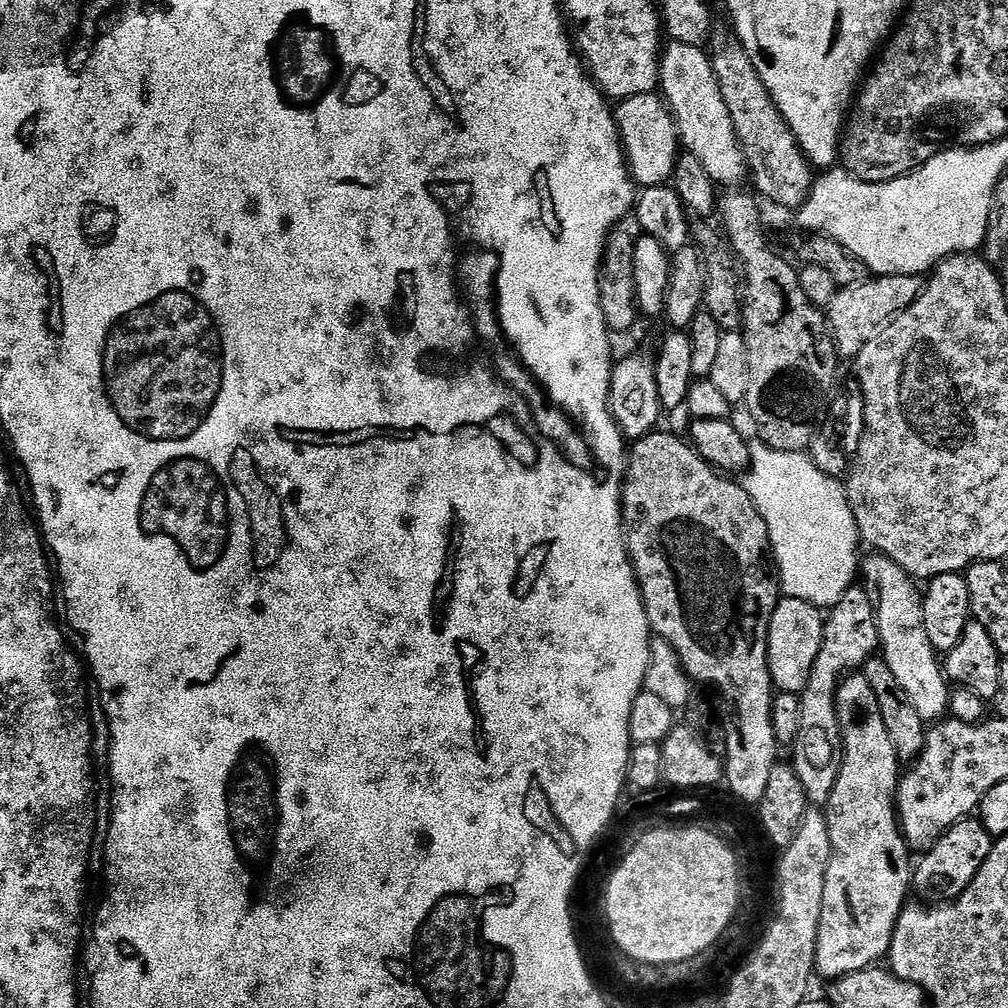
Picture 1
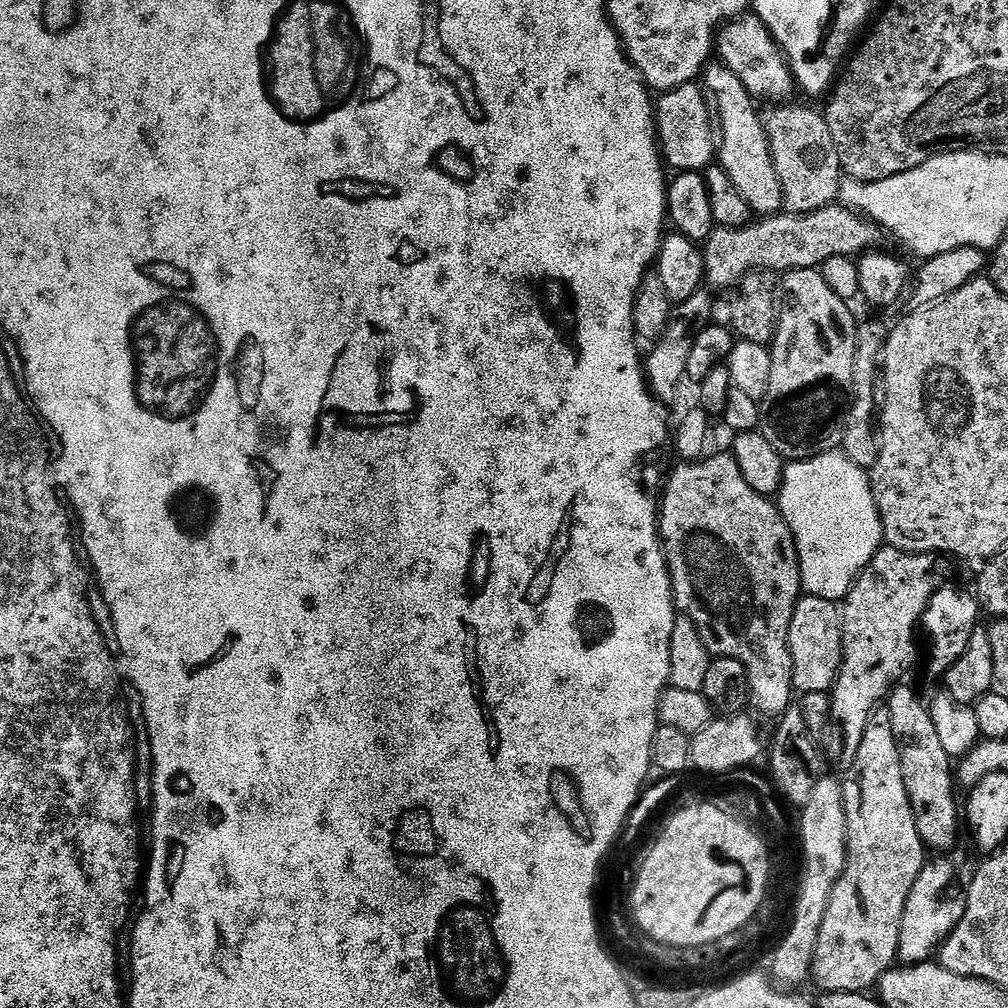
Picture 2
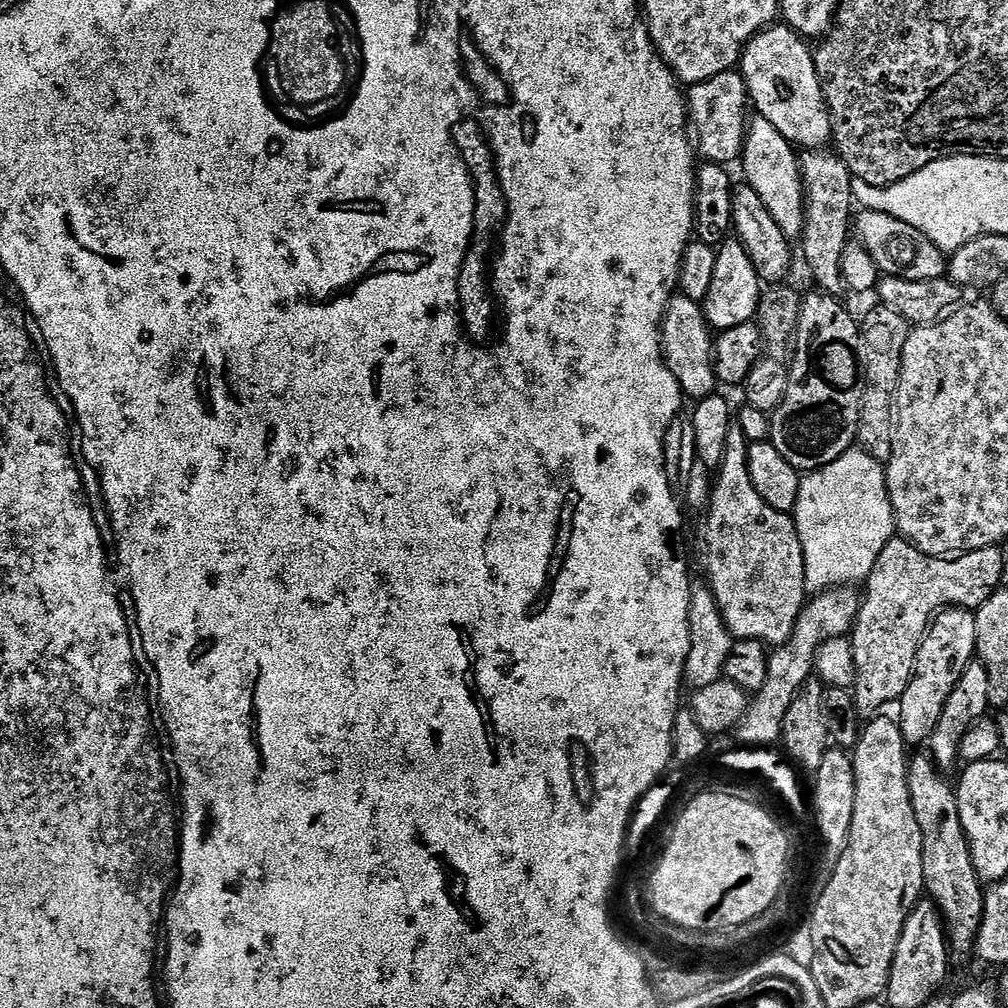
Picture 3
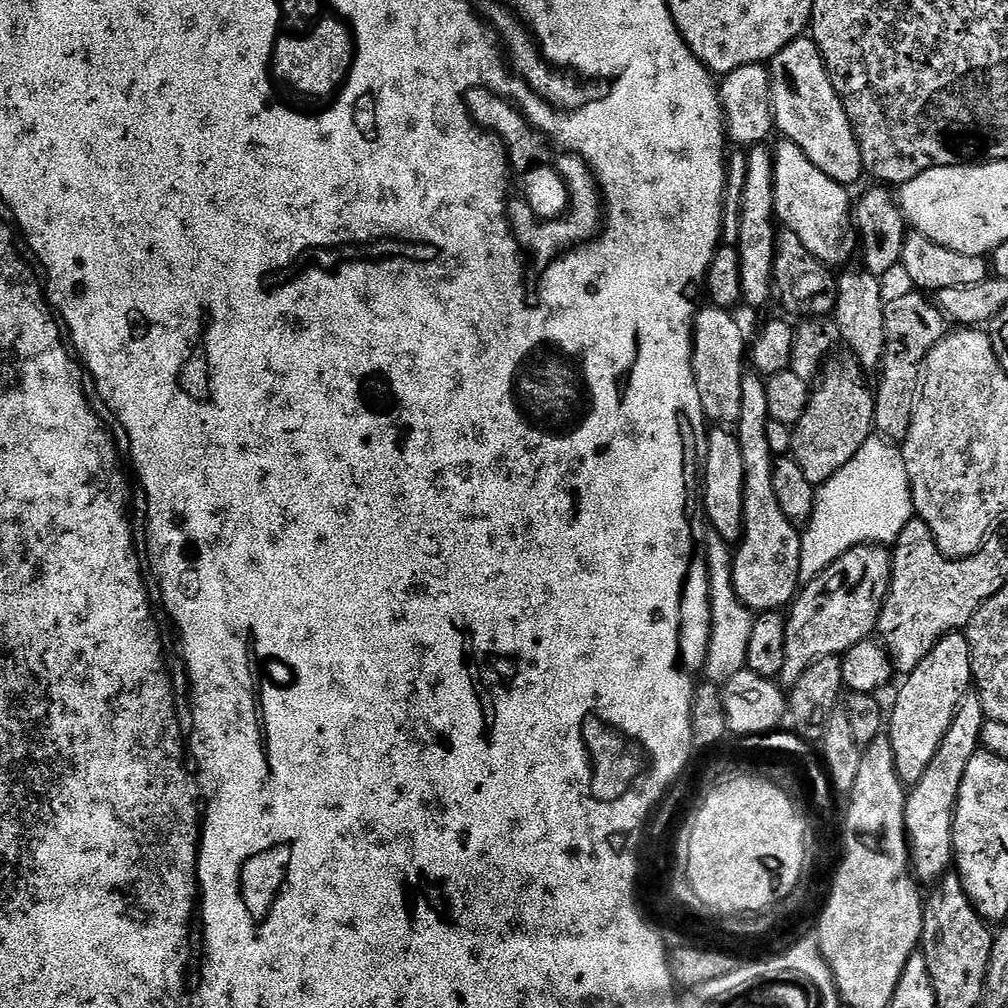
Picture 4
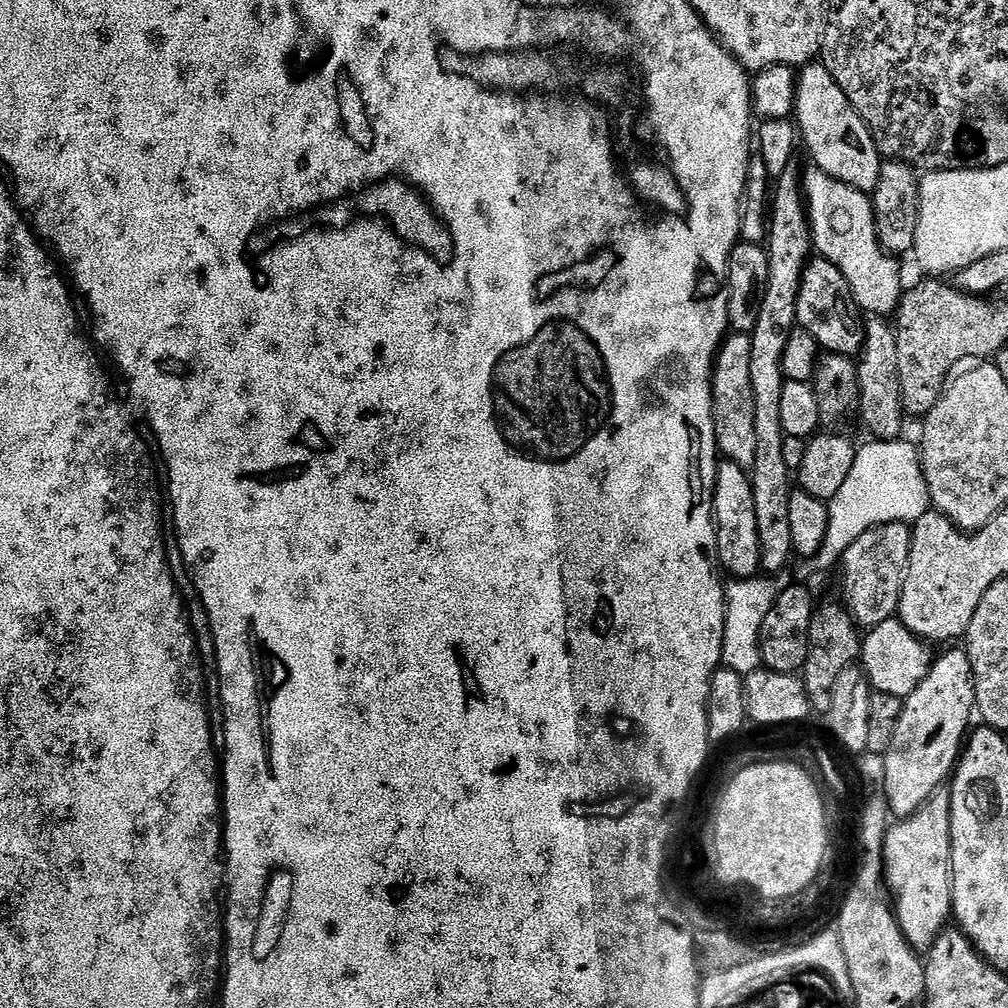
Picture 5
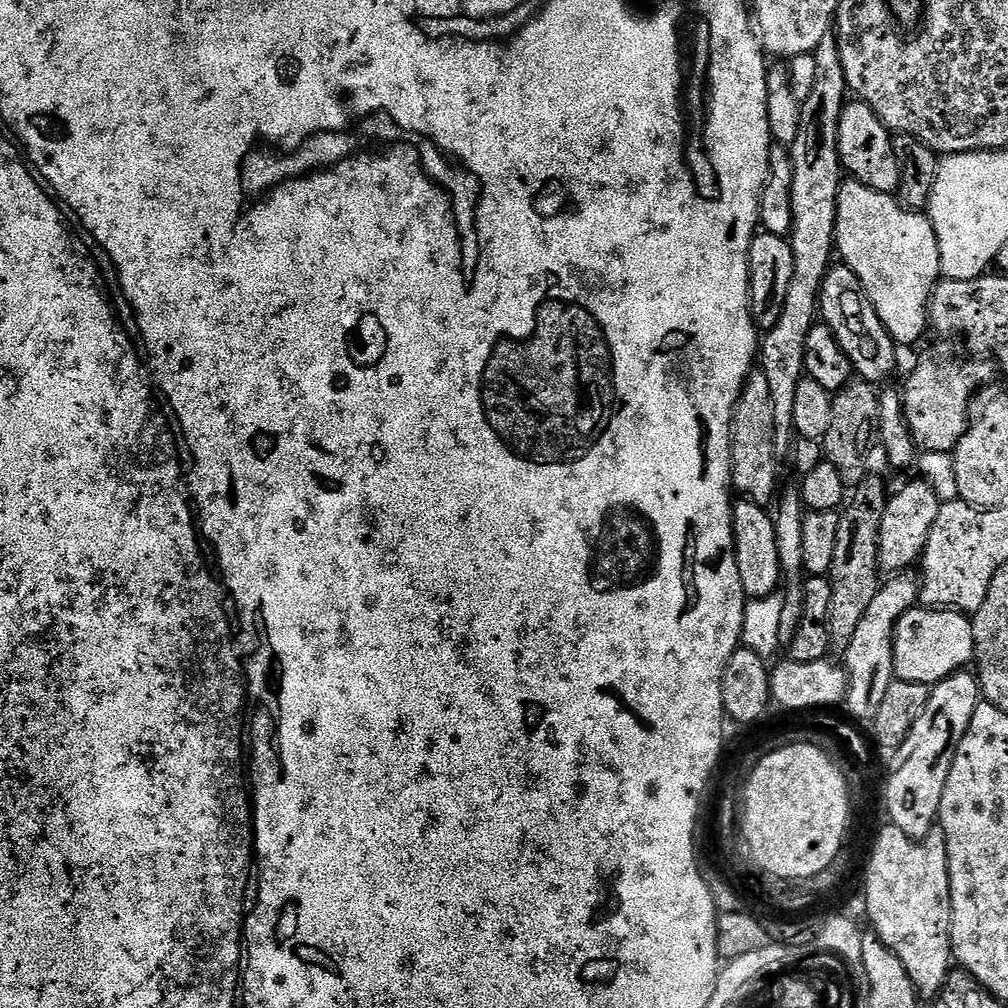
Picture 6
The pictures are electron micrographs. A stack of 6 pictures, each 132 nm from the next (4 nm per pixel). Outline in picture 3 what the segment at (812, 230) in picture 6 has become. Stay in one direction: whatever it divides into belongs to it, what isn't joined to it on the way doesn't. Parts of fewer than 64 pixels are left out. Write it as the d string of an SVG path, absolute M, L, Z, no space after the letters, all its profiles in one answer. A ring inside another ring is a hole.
M733 430L728 435L726 454L711 485L711 500L705 519L696 532L696 552L700 555L703 579L712 592L728 631L736 640L757 640L765 646L783 646L806 603L806 566L802 542L798 538L795 519L787 512L774 510L754 490L748 469L748 445L743 431Z

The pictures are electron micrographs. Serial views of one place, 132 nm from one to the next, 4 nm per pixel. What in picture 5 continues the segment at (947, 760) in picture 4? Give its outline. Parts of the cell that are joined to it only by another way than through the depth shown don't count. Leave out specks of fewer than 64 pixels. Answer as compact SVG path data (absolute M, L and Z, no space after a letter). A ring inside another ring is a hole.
M943 786L913 816L897 819L884 839L884 883L910 947L924 954L952 916L951 787Z

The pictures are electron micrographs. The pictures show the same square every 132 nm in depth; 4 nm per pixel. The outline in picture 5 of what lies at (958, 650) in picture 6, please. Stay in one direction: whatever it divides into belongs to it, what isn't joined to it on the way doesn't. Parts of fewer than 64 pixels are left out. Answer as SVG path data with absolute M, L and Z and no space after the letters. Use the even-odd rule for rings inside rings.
M893 618L867 629L858 660L875 691L903 698L909 696L932 669L934 656L928 653L928 648L929 645L915 636L899 618Z

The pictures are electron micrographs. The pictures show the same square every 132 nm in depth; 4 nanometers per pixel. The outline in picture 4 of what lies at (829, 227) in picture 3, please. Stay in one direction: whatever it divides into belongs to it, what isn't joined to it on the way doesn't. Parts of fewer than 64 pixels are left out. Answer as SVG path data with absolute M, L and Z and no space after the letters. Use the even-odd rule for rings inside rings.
M850 270L841 277L837 277L834 323L839 328L841 341L848 346L847 351L855 357L861 368L871 372L872 369L875 371L881 365L886 348L883 312L886 302L884 297L882 298L881 279L866 270L858 270Z

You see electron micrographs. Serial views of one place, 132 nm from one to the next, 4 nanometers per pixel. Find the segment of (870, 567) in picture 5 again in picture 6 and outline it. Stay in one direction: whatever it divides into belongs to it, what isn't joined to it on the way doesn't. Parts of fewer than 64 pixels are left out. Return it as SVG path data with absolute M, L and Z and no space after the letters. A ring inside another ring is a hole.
M931 483L908 484L896 497L889 499L880 513L880 533L878 534L878 562L879 571L884 574L900 574L908 567L915 565L924 555L924 543L928 540L930 530L934 526L934 518L938 518L938 510L942 503L941 497Z

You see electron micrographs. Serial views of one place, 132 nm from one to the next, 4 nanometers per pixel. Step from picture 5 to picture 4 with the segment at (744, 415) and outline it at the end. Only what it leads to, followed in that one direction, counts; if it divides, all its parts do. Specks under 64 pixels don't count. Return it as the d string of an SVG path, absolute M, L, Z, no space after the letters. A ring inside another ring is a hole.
M707 307L697 311L692 326L694 382L698 386L698 398L702 398L705 421L720 426L734 426L742 410L742 378L746 371L744 332L729 309Z

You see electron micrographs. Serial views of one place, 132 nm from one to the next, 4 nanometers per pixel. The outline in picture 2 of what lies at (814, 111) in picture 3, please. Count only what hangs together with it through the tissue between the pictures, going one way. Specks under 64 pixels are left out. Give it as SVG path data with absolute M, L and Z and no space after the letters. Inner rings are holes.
M759 19L735 21L736 29L725 27L718 36L718 56L722 64L740 79L753 97L765 96L768 102L787 101L794 92L792 69L780 47L772 39L771 32Z

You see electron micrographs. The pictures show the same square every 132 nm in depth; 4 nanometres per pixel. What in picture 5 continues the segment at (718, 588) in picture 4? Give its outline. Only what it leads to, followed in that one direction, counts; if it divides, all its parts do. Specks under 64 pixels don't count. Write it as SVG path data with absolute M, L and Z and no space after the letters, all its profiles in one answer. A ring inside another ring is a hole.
M789 571L775 573L773 576L759 575L746 580L729 579L725 583L724 603L726 622L724 623L724 640L720 655L723 667L747 676L759 671L762 666L760 636L762 624L770 608L777 600L778 594L788 589L792 583Z

